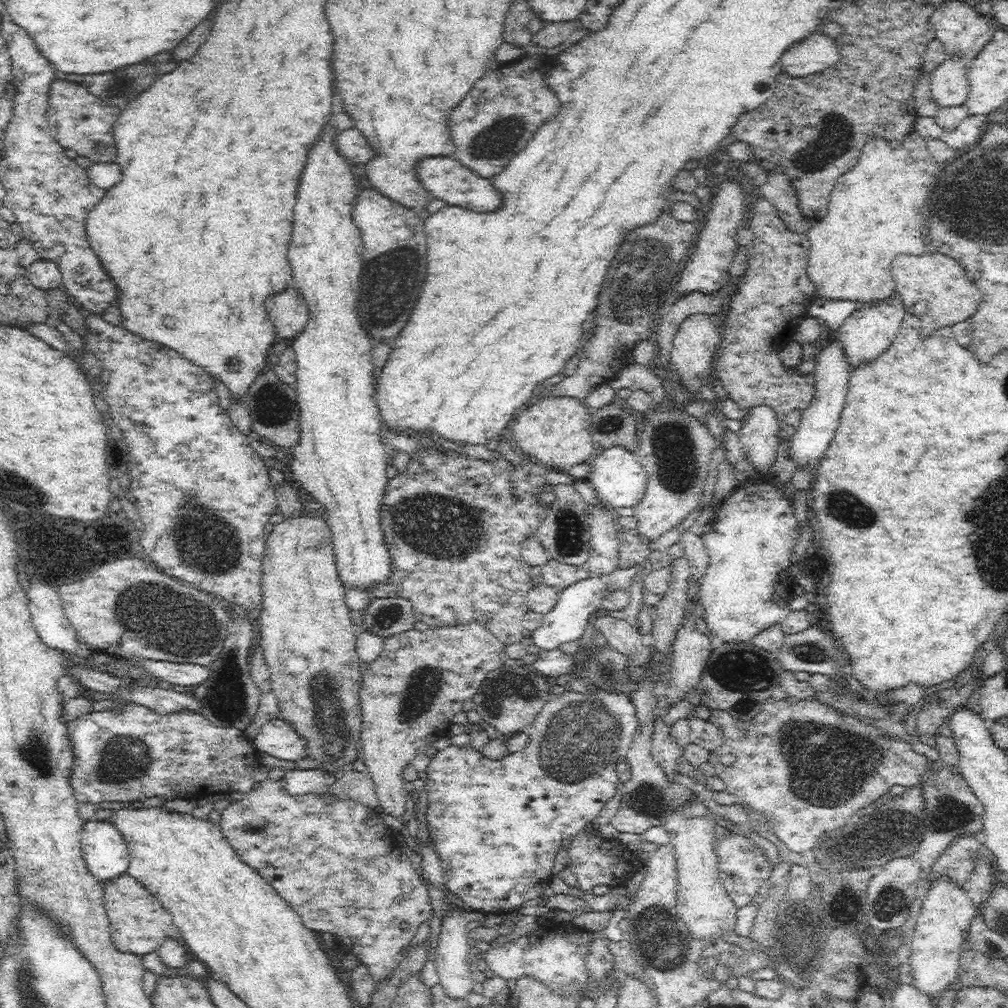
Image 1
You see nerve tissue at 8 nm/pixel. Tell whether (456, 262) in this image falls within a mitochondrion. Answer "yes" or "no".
no

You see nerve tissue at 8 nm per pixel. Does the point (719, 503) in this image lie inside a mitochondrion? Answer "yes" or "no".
no

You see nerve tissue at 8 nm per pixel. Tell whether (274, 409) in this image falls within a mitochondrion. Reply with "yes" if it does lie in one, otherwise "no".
yes

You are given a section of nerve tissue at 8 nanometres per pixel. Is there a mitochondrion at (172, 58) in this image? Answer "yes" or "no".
no

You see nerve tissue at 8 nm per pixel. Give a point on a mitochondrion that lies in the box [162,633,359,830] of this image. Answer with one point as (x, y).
(227, 699)

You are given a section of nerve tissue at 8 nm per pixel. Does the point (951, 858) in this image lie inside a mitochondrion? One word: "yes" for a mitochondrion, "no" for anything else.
no

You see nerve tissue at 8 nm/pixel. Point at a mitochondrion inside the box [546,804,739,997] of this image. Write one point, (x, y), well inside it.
(661, 949)

